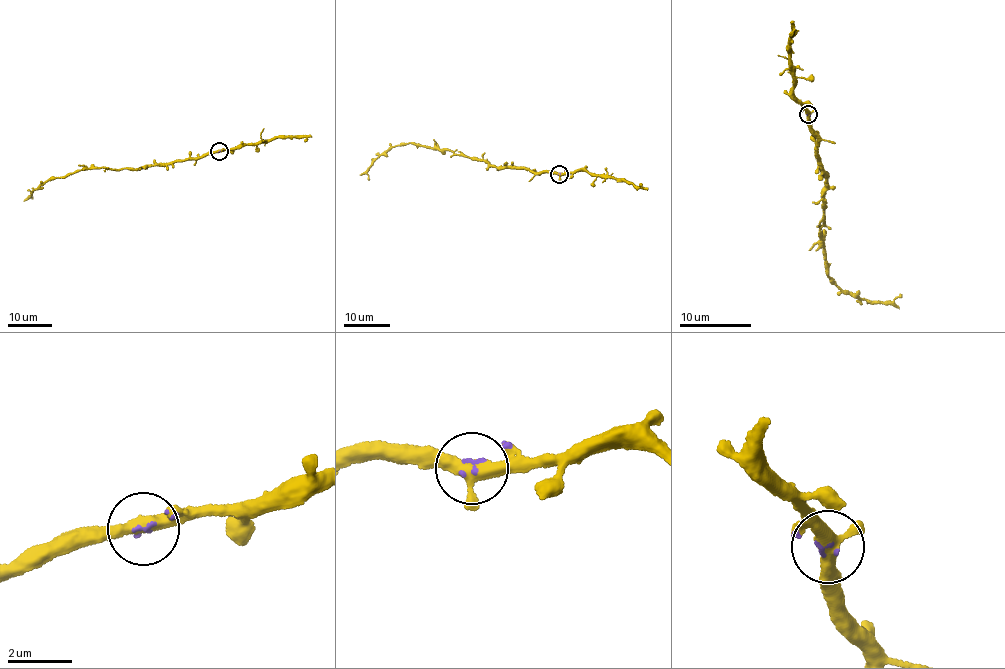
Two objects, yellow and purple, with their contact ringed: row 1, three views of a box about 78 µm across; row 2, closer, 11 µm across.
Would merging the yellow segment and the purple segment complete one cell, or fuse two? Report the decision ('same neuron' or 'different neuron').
same neuron

